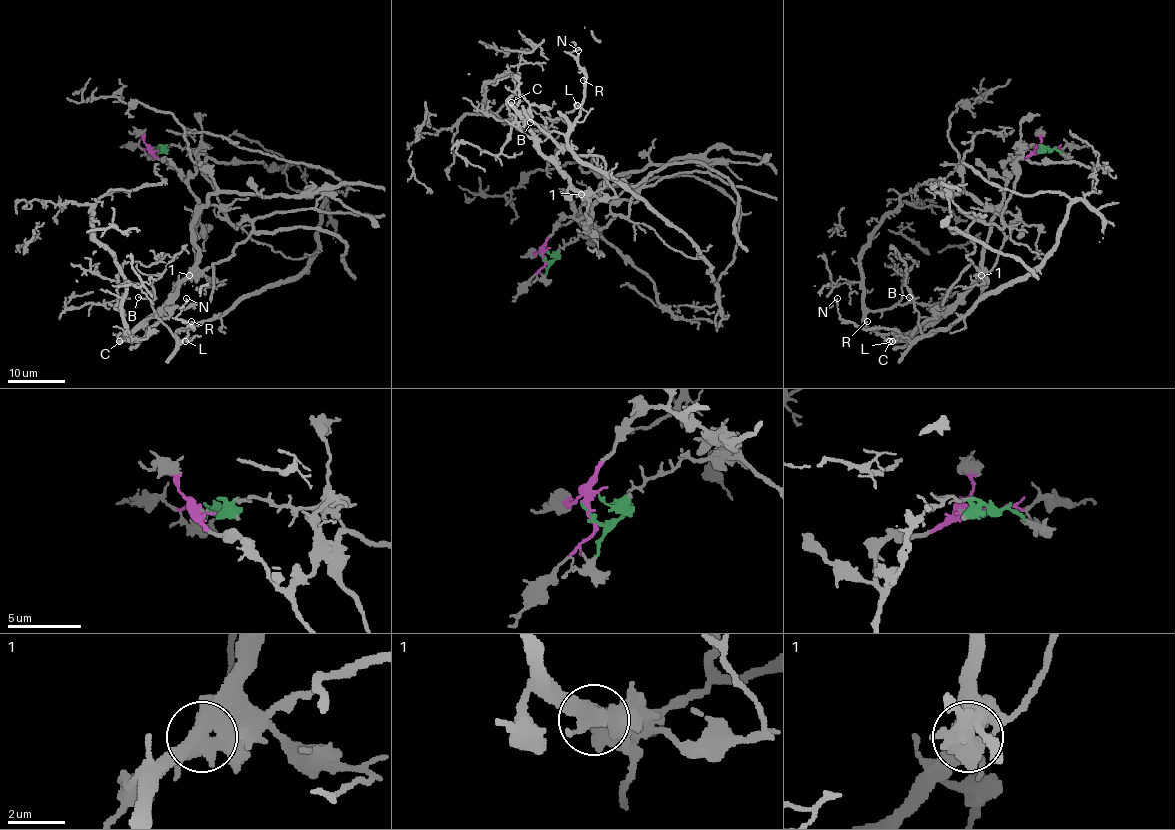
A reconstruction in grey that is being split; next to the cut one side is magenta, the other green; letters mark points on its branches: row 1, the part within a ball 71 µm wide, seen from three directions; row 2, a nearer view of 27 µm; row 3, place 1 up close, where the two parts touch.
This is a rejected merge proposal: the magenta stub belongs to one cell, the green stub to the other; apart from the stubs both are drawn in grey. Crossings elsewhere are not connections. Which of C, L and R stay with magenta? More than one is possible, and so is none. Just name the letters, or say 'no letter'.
C

